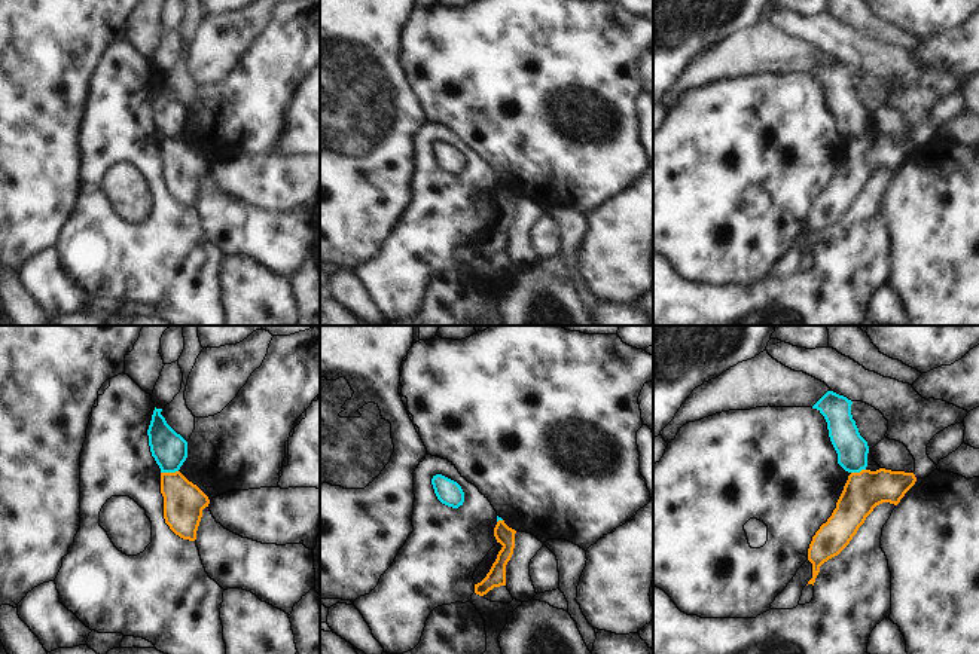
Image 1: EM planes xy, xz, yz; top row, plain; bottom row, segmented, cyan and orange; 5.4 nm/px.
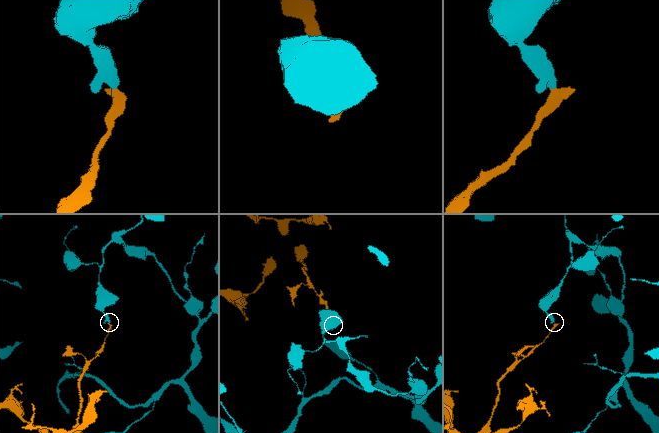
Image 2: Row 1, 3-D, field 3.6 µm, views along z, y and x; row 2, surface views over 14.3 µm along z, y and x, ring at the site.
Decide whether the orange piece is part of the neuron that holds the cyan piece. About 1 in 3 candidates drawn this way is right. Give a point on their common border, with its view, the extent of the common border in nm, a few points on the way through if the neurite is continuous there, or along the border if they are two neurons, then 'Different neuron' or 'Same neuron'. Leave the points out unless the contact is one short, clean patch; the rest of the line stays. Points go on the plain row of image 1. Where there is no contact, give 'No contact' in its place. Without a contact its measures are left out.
Touches cyan at xy (168, 138). Shared border 100 nm. Boundary: xy (177, 137), (161, 140). Different neuron.

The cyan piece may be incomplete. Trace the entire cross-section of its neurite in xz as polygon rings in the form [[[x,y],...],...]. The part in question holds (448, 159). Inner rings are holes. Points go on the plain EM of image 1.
[[[436,141],[431,146],[431,152],[433,152],[437,166],[442,171],[452,174],[452,175],[458,175],[460,172],[463,172],[464,159],[457,149],[454,149],[442,141]]]

